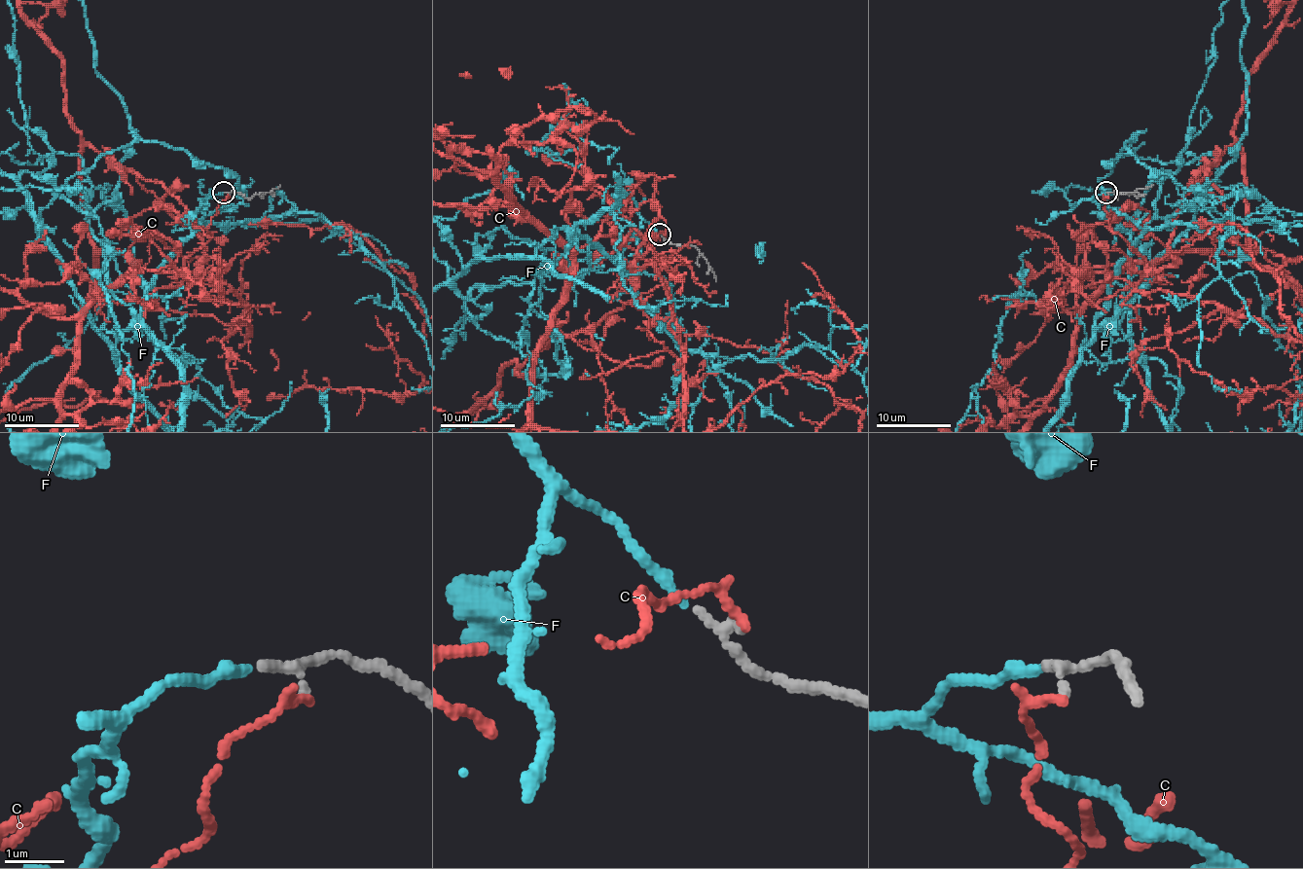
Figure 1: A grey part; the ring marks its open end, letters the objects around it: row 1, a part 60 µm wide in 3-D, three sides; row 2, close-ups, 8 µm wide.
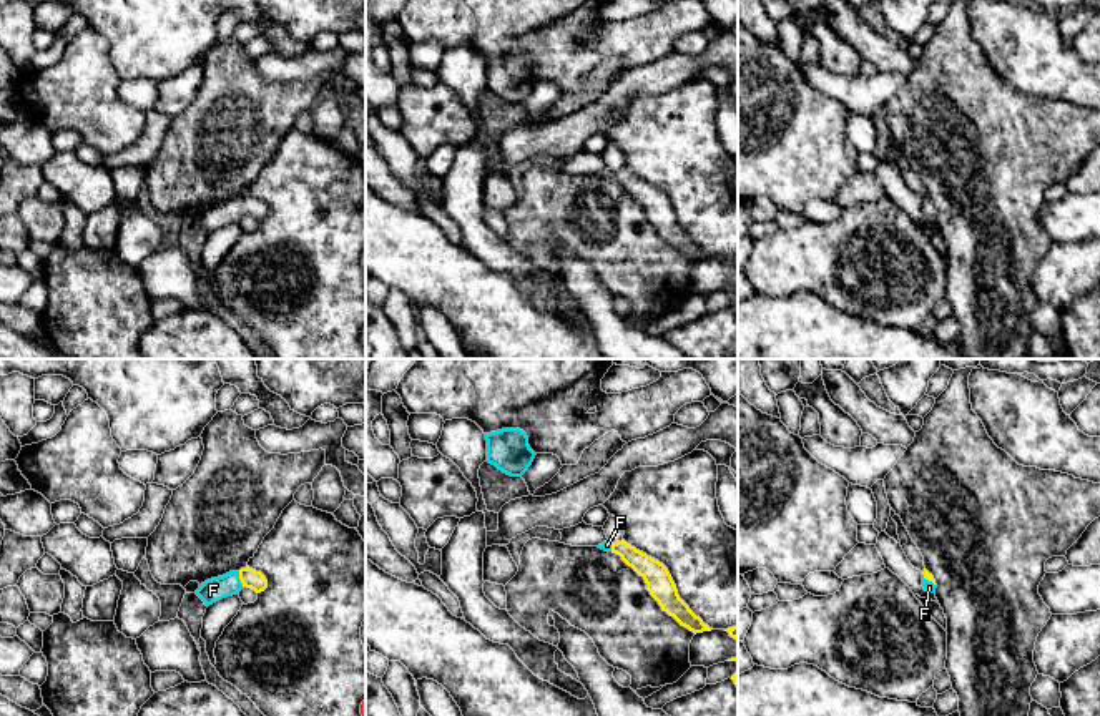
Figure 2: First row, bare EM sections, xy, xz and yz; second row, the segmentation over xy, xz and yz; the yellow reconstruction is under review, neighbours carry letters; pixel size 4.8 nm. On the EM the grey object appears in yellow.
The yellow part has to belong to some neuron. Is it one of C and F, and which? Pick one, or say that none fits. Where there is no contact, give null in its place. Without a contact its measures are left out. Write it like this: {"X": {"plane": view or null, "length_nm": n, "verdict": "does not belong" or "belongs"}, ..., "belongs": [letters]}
{"C": {"plane": null, "verdict": "does not belong"}, "F": {"plane": "xy", "length_nm": 80, "verdict": "belongs"}, "belongs": ["F"]}

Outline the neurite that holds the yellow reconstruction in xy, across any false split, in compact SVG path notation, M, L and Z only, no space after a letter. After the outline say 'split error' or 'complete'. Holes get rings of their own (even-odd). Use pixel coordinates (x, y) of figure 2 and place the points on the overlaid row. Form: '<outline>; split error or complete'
M246 566L201 583L196 595L209 606L226 596L239 595L244 586L261 593L268 588L268 580L261 571Z; split error

